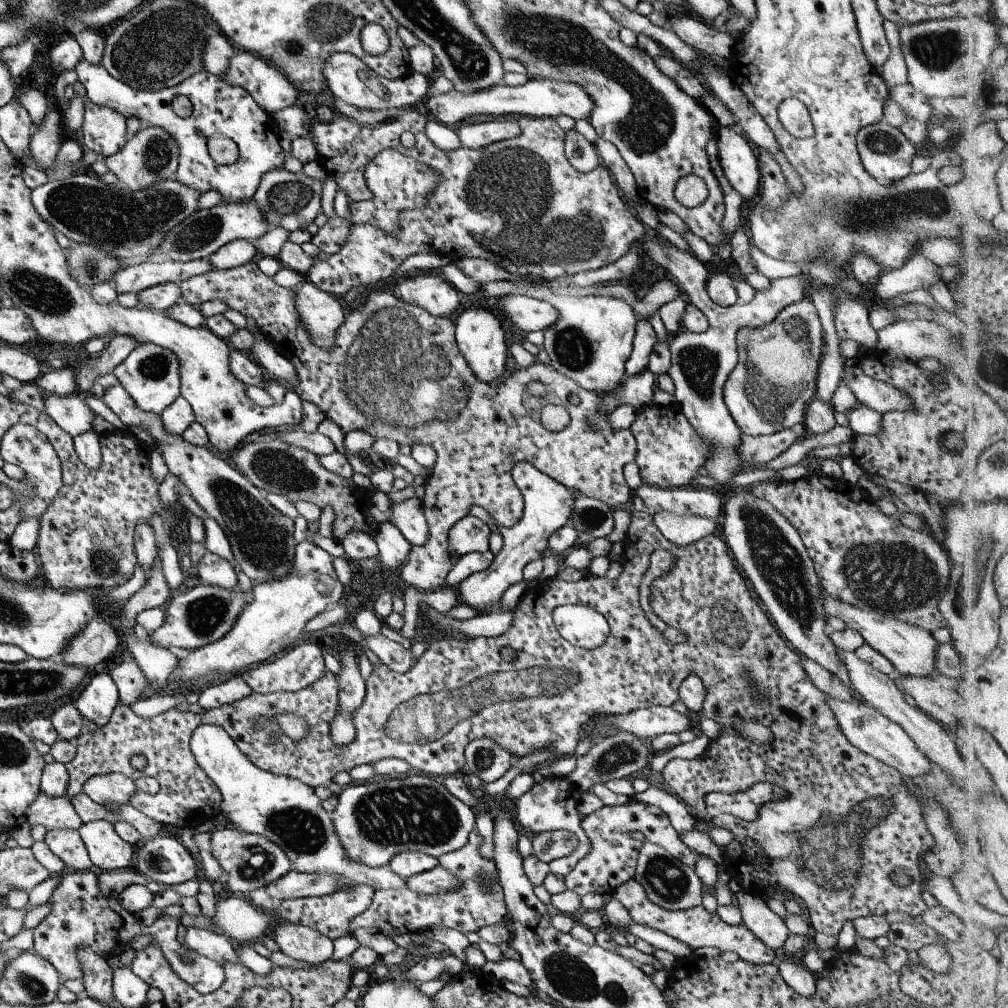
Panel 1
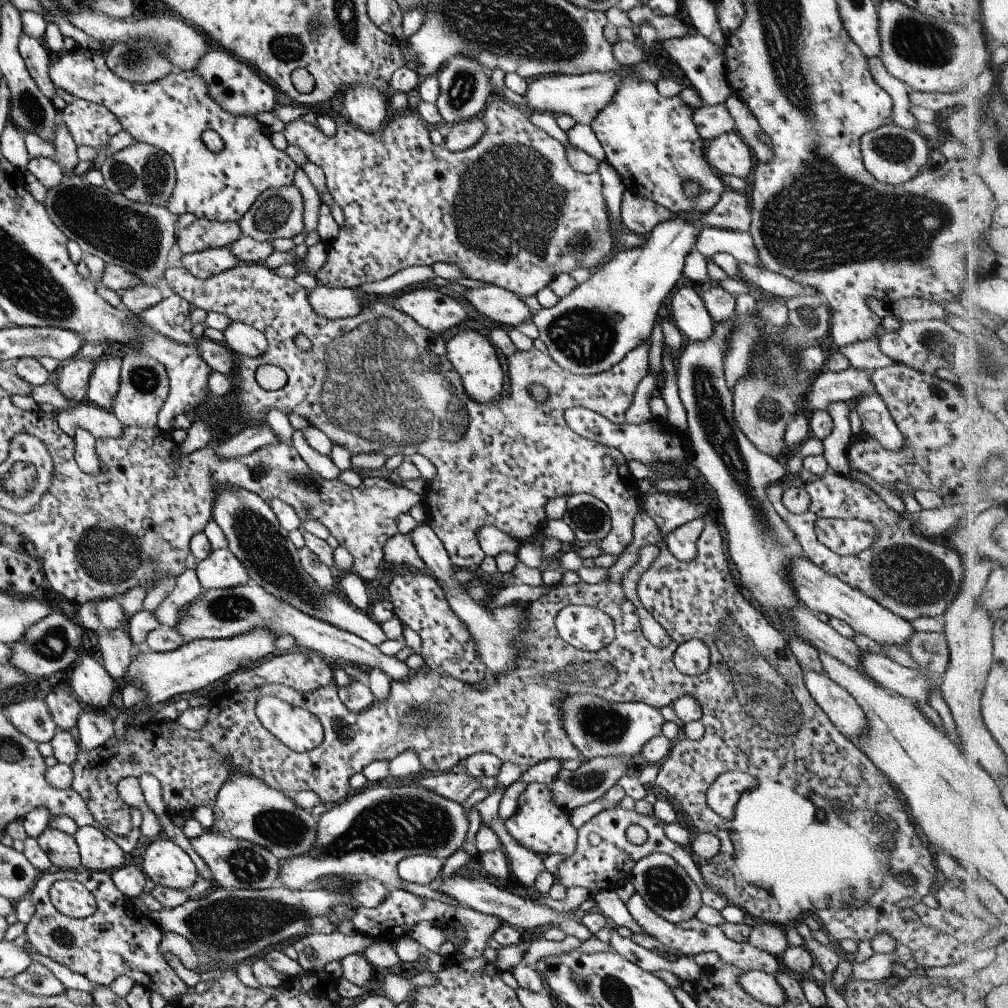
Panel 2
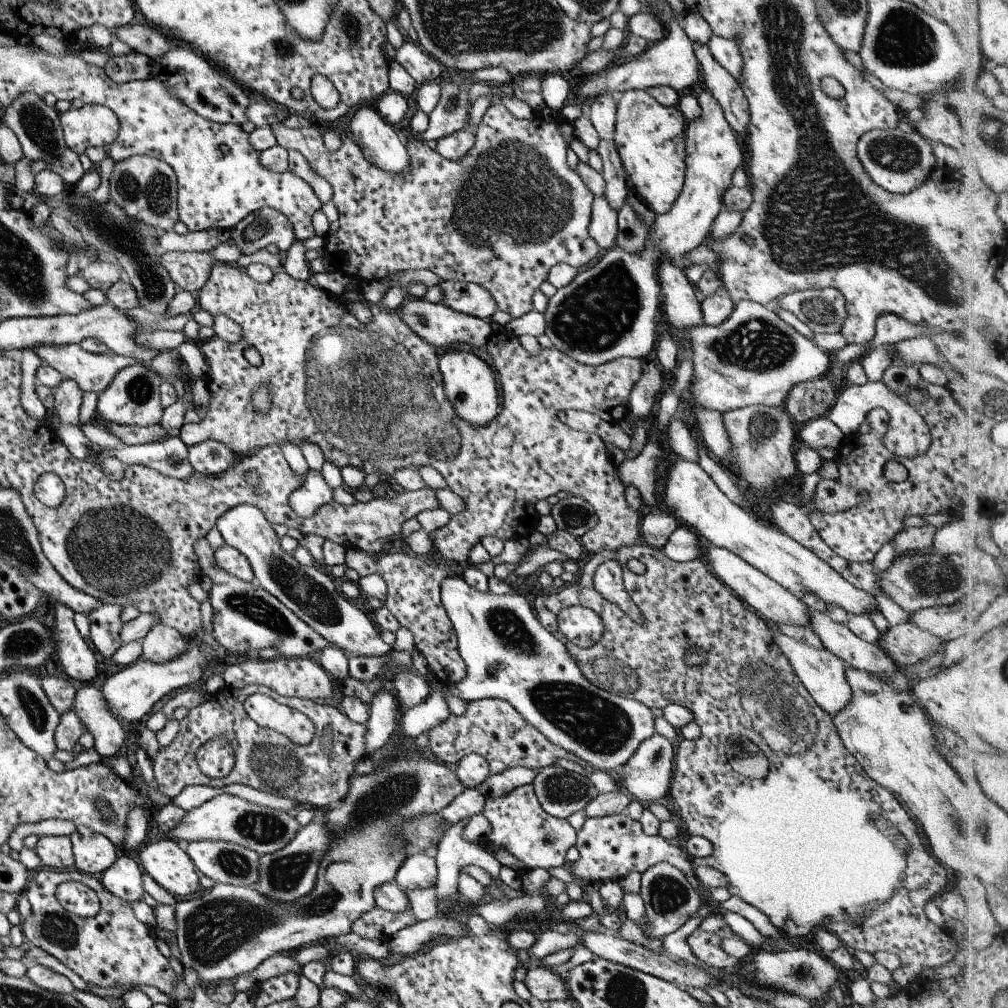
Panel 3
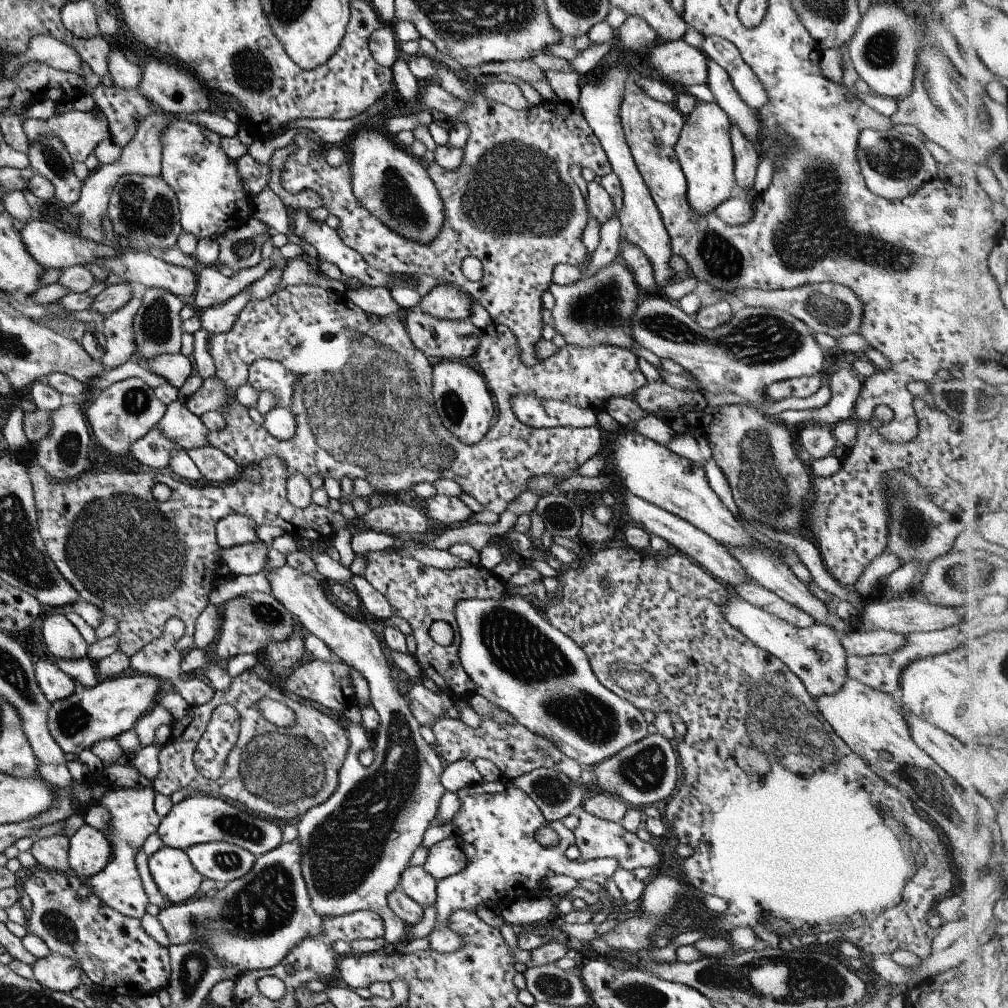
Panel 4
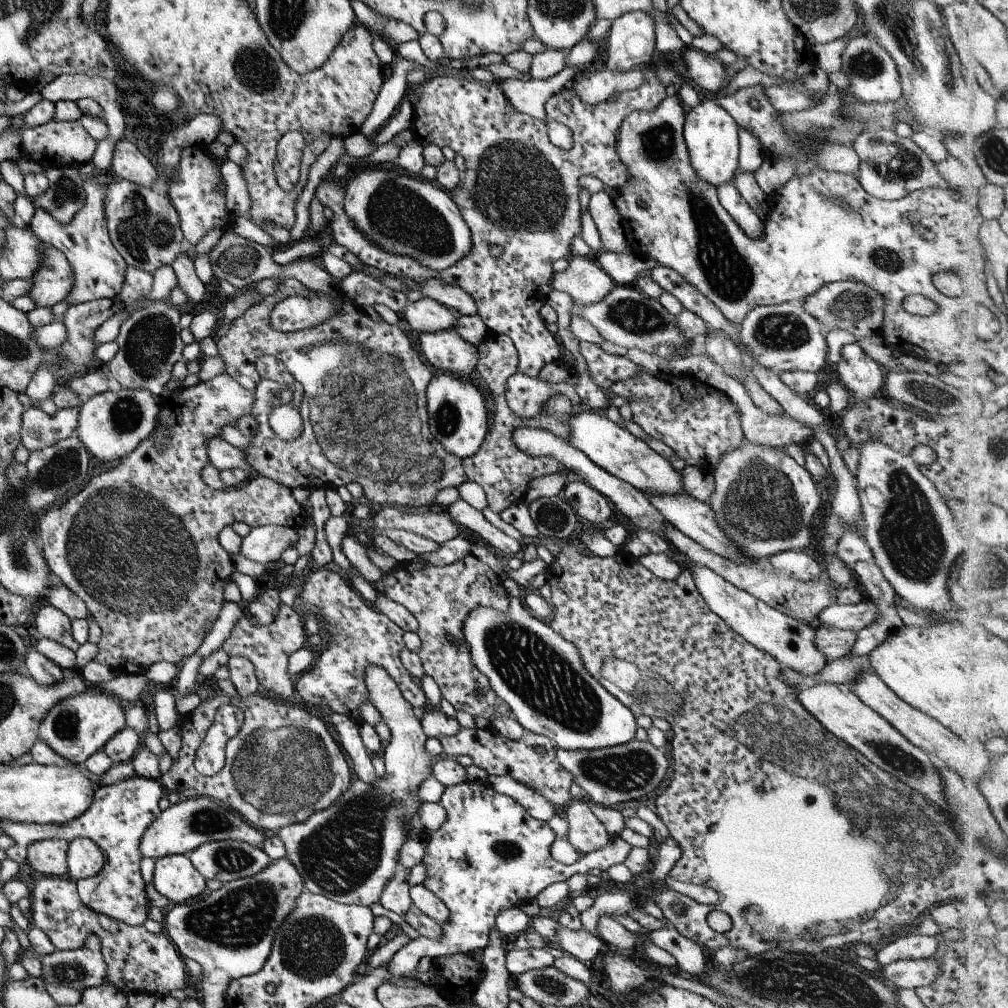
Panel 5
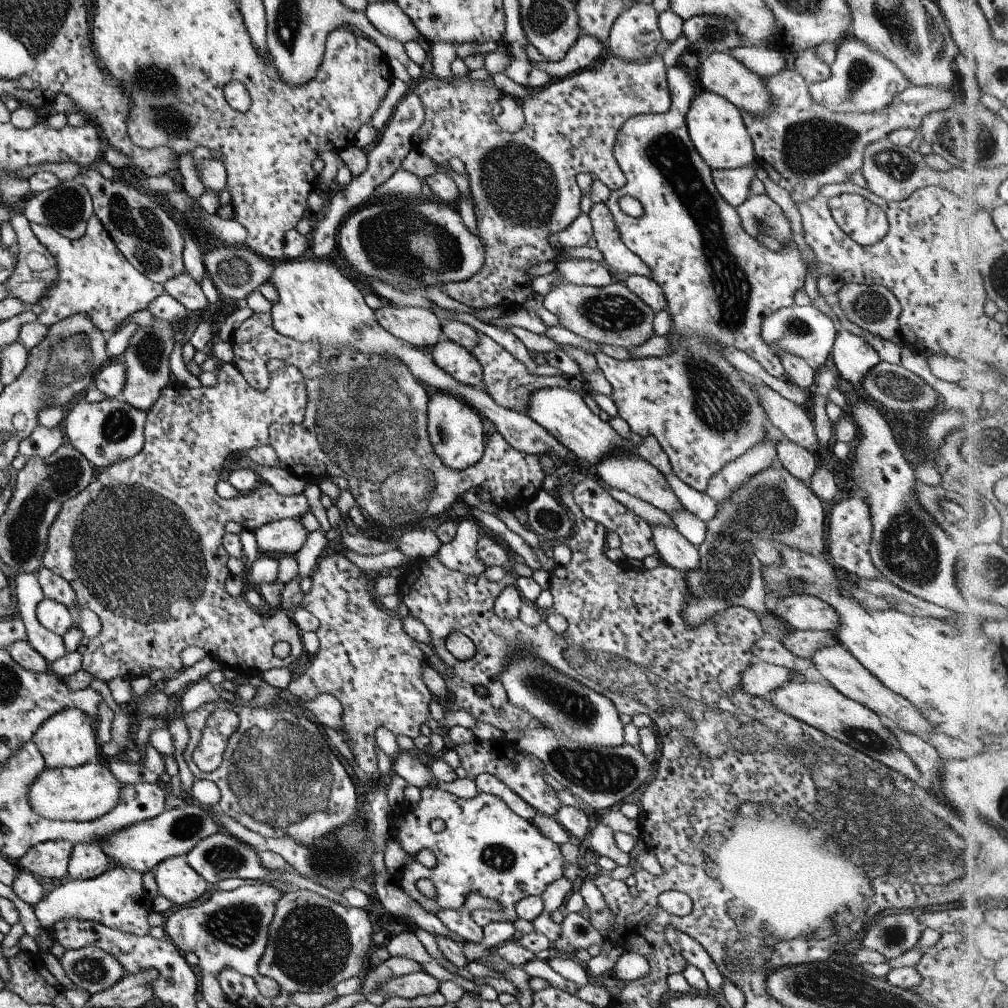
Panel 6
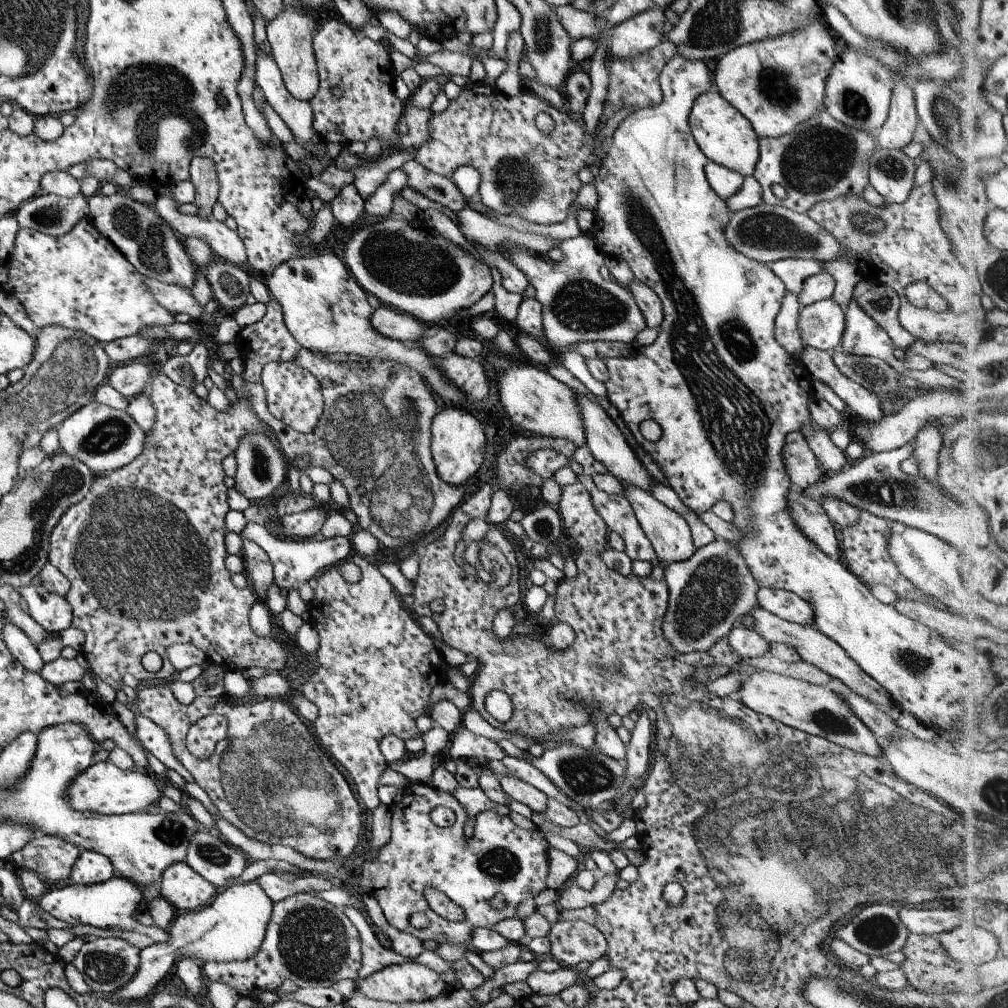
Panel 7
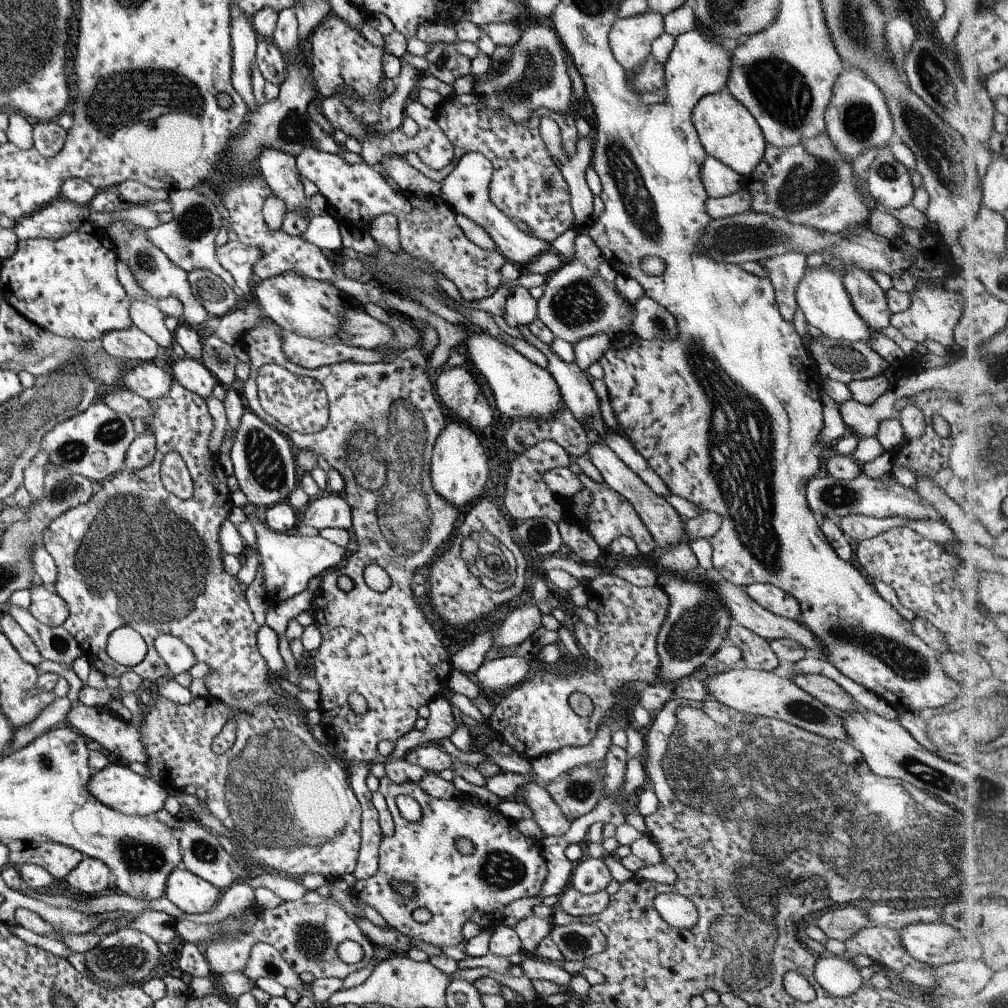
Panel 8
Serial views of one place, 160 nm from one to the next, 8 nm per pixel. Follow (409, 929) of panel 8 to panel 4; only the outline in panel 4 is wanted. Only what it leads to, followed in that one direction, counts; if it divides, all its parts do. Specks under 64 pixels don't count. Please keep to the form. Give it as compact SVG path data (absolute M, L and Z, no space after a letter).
M506 778L489 784L482 780L457 790L455 796L459 798L461 808L453 816L451 824L459 830L457 841L467 864L461 872L435 882L435 924L427 936L431 952L449 954L461 948L461 934L457 934L453 922L448 920L457 910L467 910L475 914L477 906L487 906L487 902L545 897L547 890L543 885L543 878L557 874L577 881L591 880L603 888L605 880L609 880L618 869L619 864L613 858L567 860L564 852L569 845L574 844L574 838L572 832L561 824L561 819L549 822L549 826L559 836L559 844L543 848L535 840L537 828L546 822L543 814L531 799L513 787Z

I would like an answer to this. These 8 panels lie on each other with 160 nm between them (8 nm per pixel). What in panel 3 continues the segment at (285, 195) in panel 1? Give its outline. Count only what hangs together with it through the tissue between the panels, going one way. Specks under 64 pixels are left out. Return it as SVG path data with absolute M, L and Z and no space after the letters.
M264 206L263 208L254 210L244 216L232 229L229 230L230 240L233 241L242 254L251 254L259 248L267 246L267 244L275 244L278 251L287 249L296 239L294 230L290 226L290 222L275 208Z

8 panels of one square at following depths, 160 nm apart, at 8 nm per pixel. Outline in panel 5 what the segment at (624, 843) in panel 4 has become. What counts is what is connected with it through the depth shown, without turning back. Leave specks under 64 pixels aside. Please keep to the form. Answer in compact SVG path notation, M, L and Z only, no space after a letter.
M571 800L560 813L567 820L567 841L579 854L603 848L614 836L605 832L585 800Z

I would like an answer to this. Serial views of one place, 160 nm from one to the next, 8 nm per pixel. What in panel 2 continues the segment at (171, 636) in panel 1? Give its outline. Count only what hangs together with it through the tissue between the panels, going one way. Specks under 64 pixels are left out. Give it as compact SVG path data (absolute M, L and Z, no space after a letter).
M250 582L233 588L202 591L196 599L187 604L173 626L184 641L224 639L243 634L255 627L269 629L276 634L276 638L282 634L290 634L296 646L317 654L323 653L329 662L345 660L344 662L349 664L380 668L391 681L407 678L412 671L403 661L385 656L376 646L371 646L356 634L295 610L292 606L265 592L259 585Z

